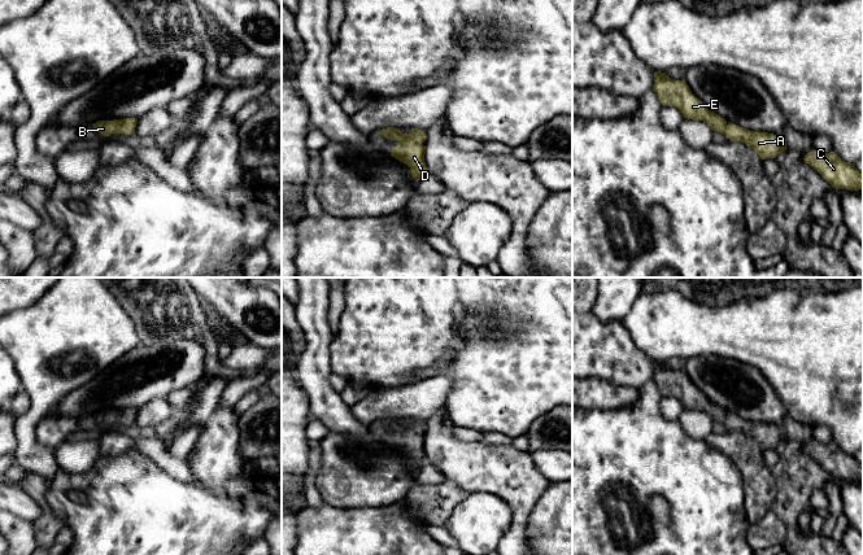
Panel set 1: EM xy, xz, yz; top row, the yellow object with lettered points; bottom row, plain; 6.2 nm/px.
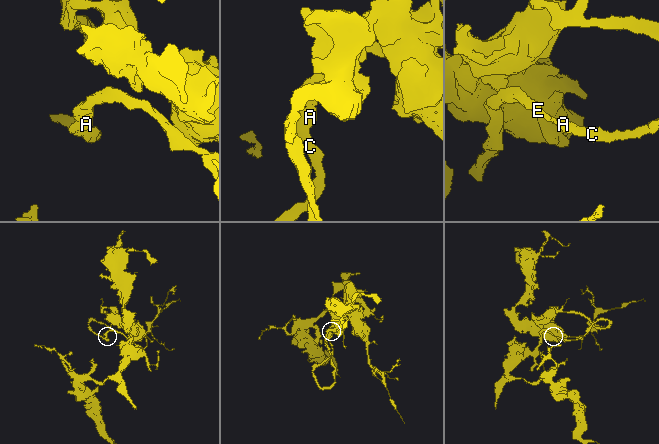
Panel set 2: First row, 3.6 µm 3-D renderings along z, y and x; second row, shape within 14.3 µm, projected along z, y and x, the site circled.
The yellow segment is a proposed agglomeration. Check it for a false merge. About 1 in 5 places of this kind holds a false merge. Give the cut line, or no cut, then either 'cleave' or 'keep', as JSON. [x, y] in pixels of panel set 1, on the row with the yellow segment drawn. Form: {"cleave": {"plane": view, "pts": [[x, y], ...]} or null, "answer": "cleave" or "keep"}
{"cleave": null, "answer": "keep"}

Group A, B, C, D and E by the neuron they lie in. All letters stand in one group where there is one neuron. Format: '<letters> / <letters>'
A B C D E

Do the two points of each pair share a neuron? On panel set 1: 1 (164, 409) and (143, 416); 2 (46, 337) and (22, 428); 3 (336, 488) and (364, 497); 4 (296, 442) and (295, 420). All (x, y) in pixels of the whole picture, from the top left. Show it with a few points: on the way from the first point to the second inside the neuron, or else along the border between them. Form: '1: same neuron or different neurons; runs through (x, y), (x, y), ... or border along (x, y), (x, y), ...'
1: same neuron; runs through (158, 410), (148, 415)
2: same neuron; runs through (40, 359), (36, 366), (38, 406)
3: same neuron; runs through (343, 488), (354, 488), (357, 490)
4: same neuron; runs through (295, 437), (295, 425)

